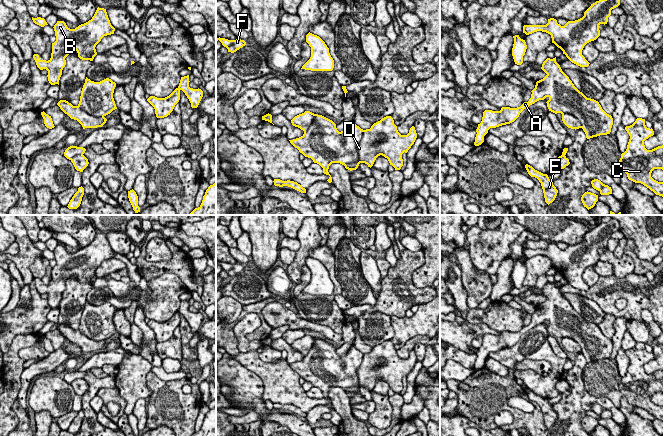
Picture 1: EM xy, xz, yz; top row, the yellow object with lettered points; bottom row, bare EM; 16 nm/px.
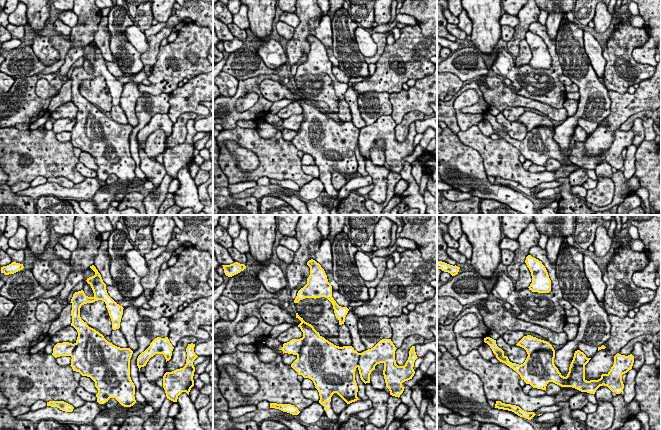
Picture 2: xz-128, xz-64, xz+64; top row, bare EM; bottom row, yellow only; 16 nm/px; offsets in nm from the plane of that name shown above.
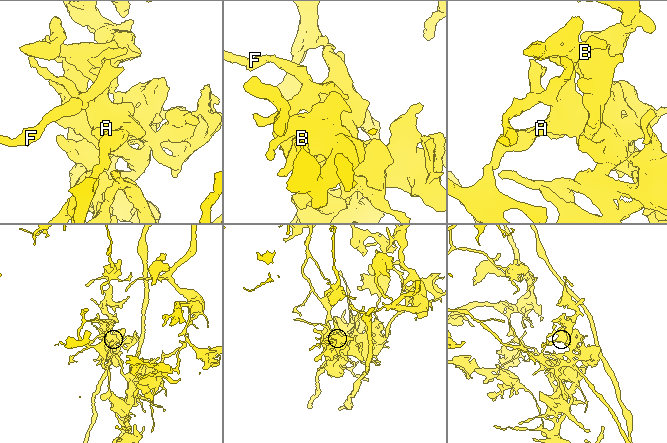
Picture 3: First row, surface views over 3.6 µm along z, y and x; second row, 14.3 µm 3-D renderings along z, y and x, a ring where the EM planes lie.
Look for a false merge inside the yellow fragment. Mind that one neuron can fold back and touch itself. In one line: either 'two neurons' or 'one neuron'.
two neurons

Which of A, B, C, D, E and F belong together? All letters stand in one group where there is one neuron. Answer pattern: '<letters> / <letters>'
A F / B C D E

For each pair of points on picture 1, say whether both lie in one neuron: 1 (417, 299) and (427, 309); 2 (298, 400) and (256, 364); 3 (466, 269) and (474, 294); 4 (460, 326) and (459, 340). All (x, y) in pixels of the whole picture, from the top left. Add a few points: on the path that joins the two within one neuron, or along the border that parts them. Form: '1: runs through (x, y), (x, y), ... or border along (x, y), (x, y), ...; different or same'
1: border along (429, 301), (419, 305); different
2: runs through (288, 390), (272, 374), (266, 372); same
3: runs through (470, 275), (474, 282), (474, 288); same
4: runs through (460, 329), (460, 337); same

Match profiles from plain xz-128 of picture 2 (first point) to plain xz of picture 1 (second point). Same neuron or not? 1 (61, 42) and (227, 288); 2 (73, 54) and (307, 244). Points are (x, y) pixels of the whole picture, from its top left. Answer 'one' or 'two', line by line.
1: one
2: one

